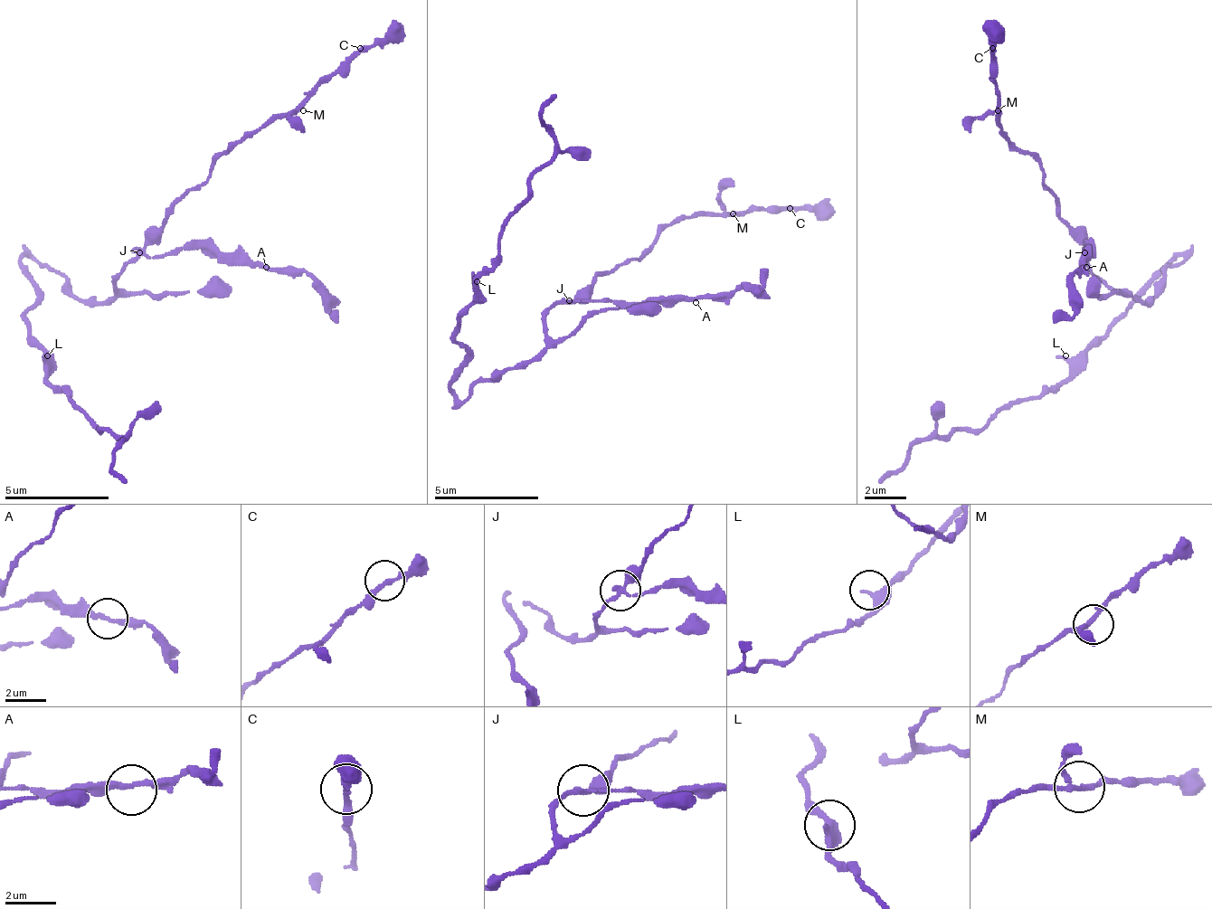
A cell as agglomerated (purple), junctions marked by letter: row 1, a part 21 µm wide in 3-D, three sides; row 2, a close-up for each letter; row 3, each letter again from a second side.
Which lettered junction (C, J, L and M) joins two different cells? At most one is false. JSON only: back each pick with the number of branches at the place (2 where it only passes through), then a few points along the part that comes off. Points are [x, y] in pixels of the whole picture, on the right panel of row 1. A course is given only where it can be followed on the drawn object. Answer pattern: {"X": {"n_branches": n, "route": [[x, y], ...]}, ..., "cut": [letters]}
{"J": {"n_branches": 3, "route": [[1086, 251], [1092, 251], [1081, 267], [1070, 308], [1055, 324]]}, "cut": ["J"]}

